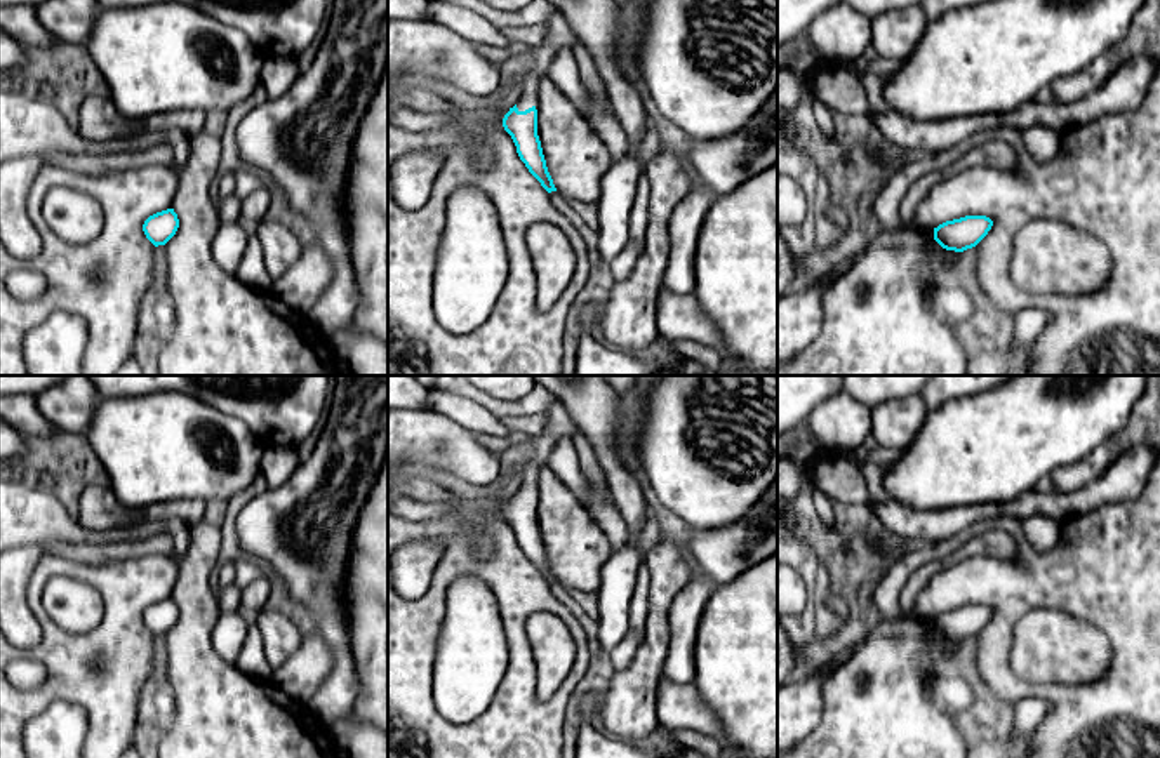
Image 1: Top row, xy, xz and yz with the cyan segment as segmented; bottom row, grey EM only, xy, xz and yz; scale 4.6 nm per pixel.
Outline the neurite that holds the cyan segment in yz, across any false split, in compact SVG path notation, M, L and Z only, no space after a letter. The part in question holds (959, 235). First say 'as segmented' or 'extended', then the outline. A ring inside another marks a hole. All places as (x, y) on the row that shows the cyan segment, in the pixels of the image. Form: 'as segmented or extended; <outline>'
as segmented; M965 216L934 228L934 240L946 250L963 252L976 247L991 229L986 216Z

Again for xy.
as segmented; M167 209L150 216L144 224L143 231L146 238L155 245L165 245L177 231L179 219L174 209Z

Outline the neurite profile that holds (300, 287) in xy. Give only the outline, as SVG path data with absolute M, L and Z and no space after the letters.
M317 243L303 245L299 259L271 283L271 292L289 308L308 315L332 278L332 264Z

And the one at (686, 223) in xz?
M699 184L671 212L670 259L663 275L663 287L671 294L694 294L697 240L717 196L711 188Z

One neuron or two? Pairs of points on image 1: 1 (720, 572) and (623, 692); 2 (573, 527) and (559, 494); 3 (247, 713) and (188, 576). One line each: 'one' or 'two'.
1: two
2: one
3: one

